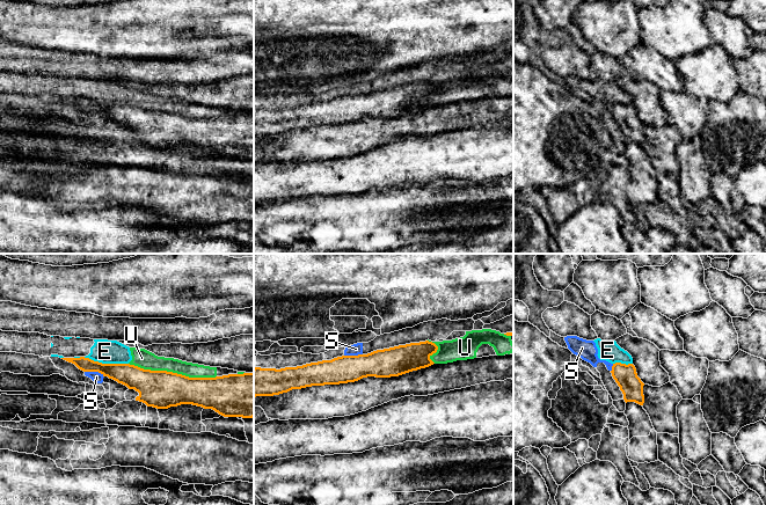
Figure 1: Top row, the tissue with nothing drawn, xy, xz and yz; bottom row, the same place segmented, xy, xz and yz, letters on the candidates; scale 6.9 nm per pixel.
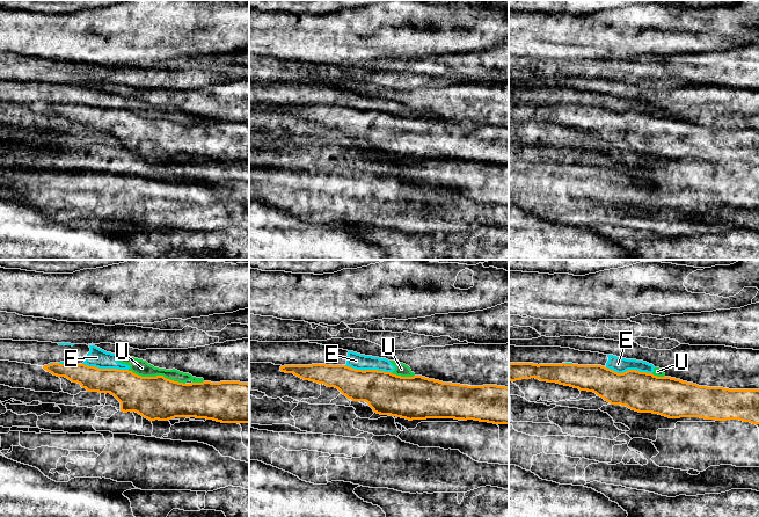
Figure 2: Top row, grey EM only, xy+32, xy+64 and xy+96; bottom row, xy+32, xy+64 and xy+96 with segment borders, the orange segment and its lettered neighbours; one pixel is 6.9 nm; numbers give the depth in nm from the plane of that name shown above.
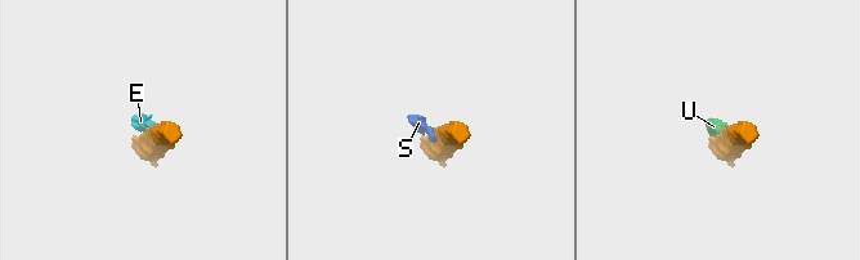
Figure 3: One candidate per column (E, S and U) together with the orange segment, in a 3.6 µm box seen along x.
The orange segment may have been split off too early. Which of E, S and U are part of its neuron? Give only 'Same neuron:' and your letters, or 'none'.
Same neuron: none

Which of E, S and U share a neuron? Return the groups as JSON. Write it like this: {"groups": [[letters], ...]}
{"groups": [["E", "S", "U"]]}

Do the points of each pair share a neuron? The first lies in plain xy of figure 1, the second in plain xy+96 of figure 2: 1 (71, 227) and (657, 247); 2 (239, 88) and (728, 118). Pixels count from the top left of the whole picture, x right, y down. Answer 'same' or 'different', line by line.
1: different
2: same

